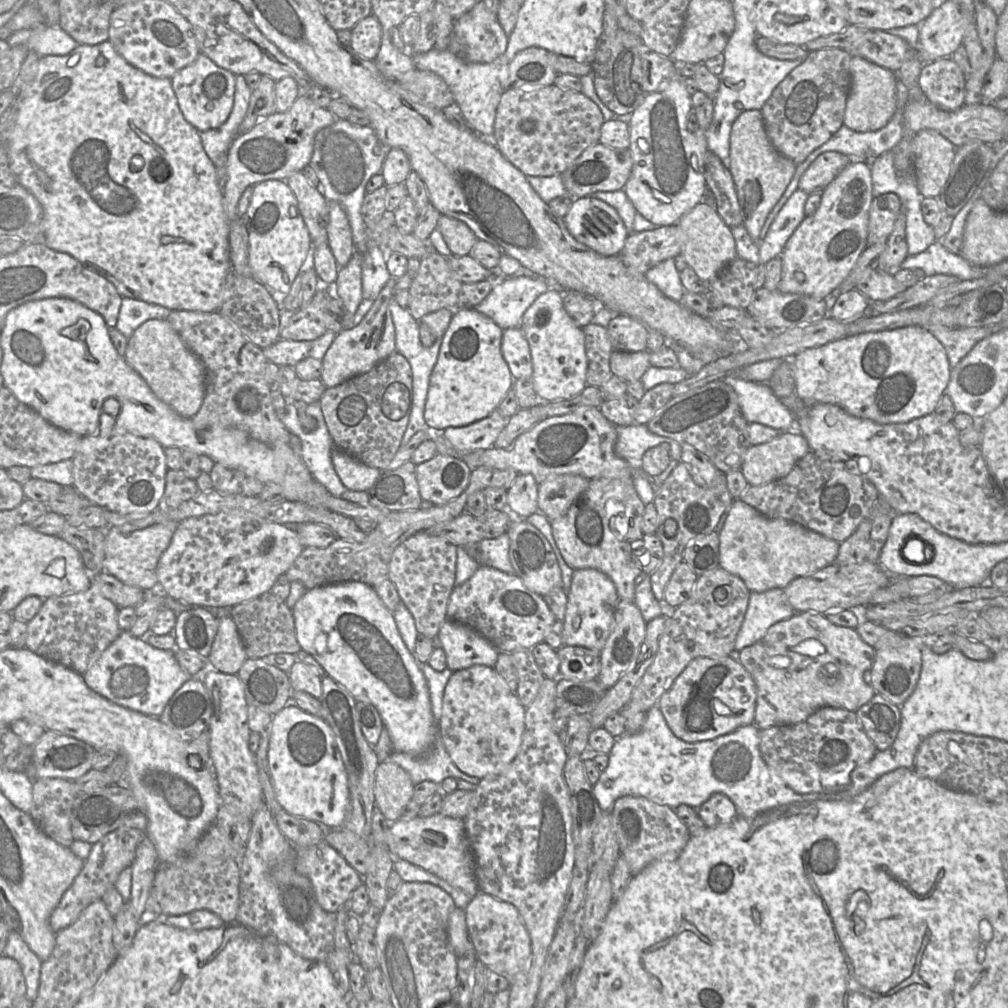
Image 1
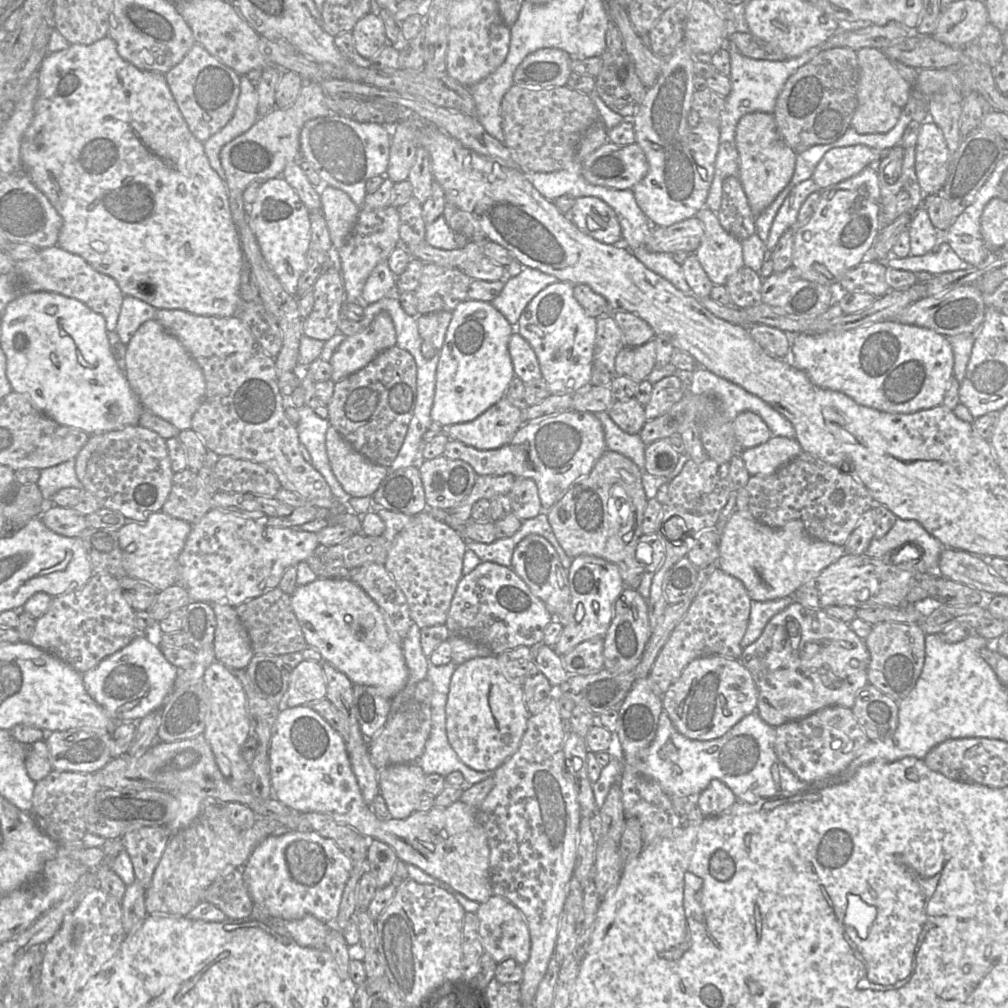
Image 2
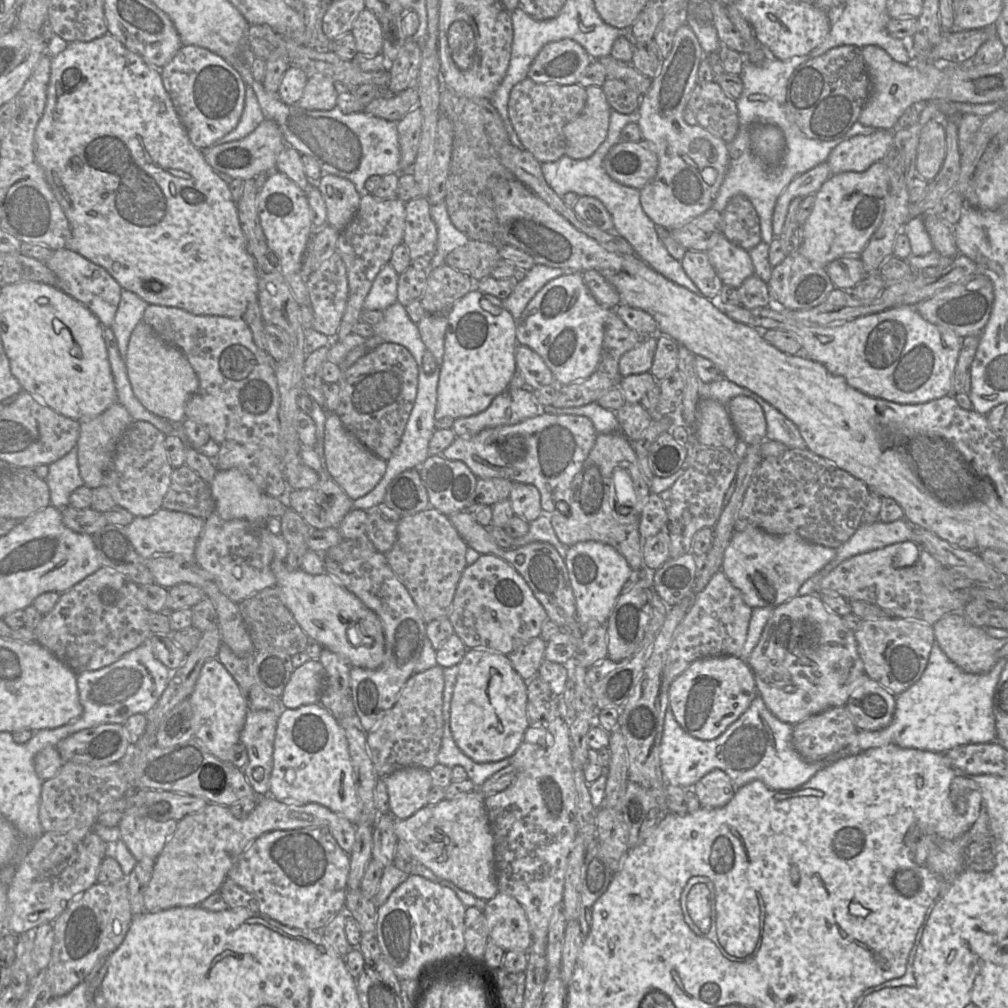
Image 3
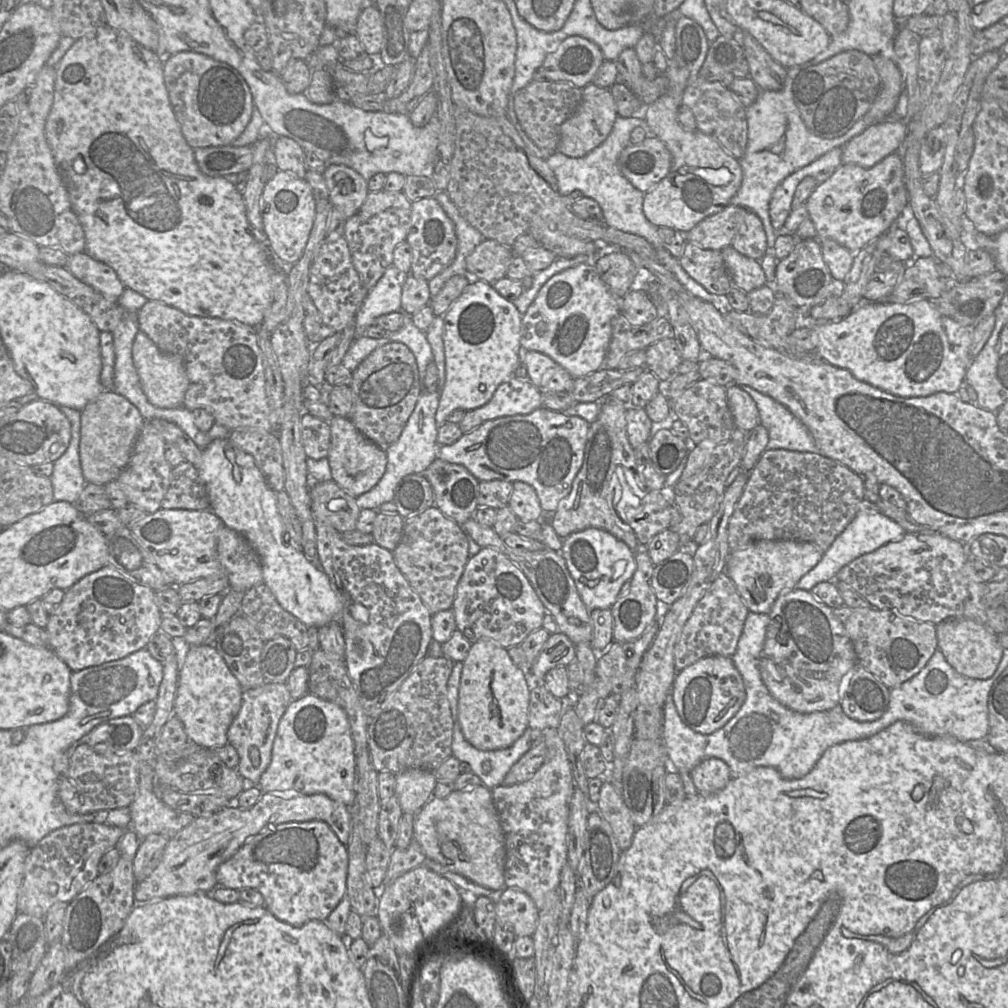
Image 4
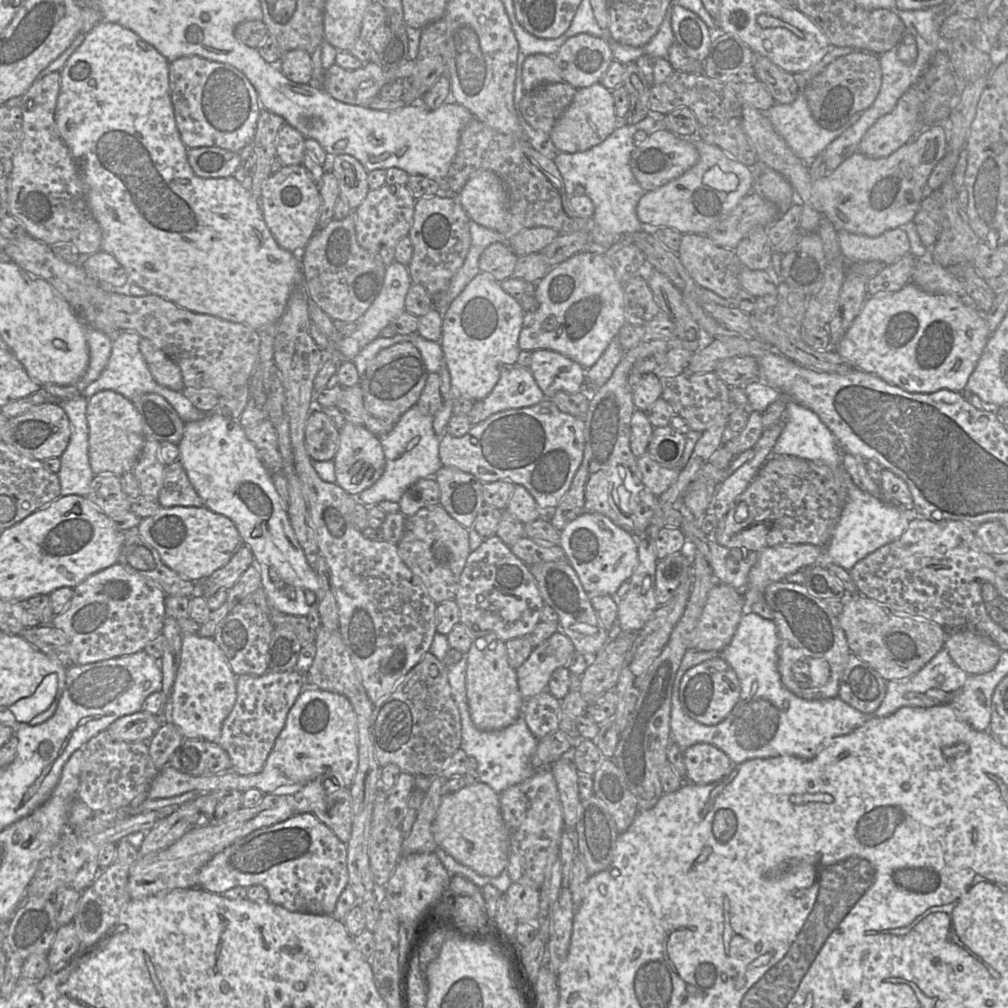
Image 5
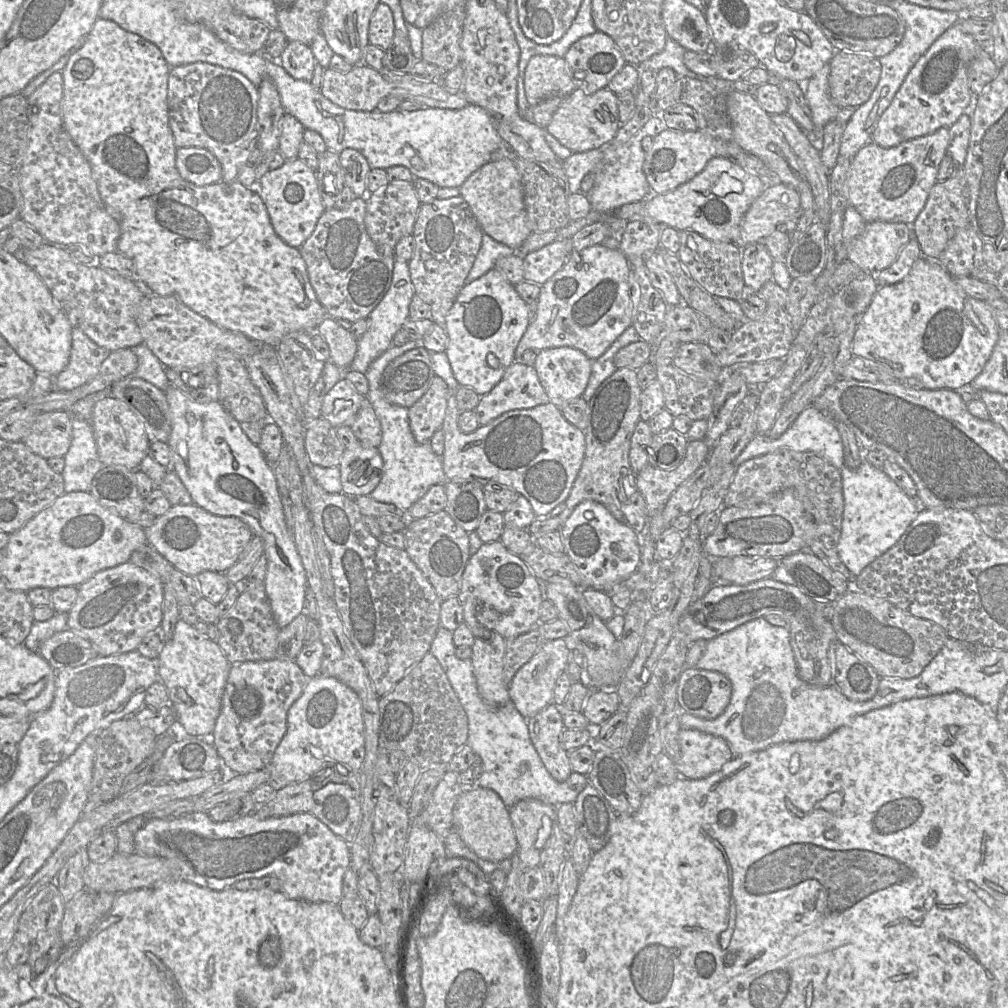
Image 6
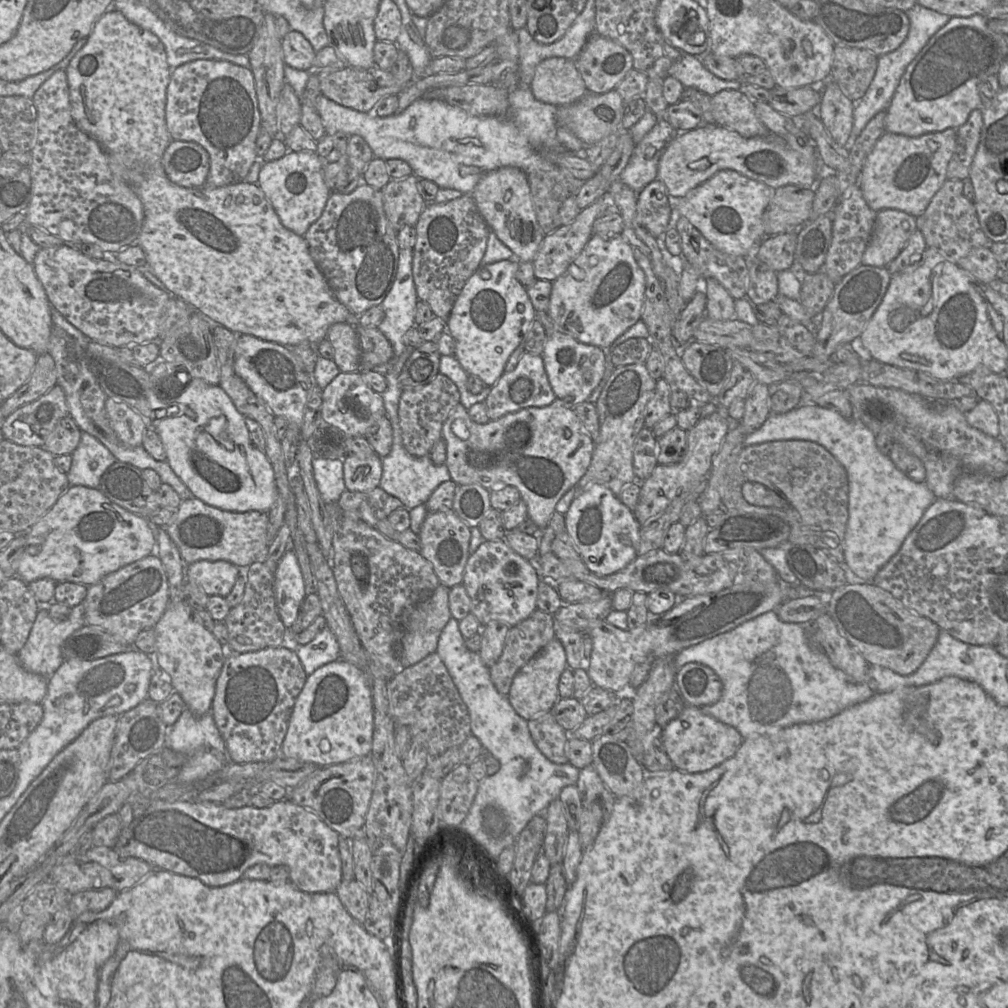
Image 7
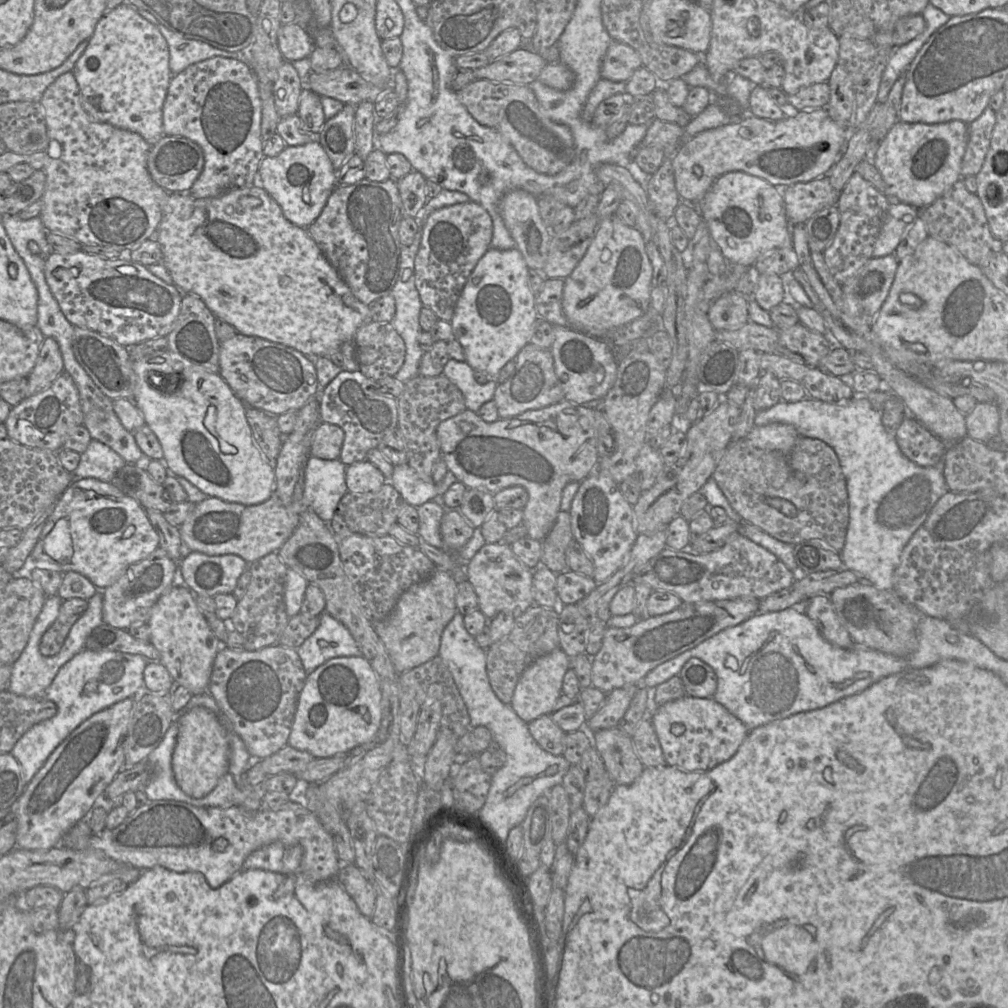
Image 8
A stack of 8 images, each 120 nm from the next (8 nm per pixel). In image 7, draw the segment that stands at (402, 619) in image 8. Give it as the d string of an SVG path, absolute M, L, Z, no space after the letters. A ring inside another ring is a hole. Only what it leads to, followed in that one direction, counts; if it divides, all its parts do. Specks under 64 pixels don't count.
M440 584L424 601L416 604L409 612L400 640L400 660L402 667L412 666L431 653L435 653L440 634L450 620L450 588Z

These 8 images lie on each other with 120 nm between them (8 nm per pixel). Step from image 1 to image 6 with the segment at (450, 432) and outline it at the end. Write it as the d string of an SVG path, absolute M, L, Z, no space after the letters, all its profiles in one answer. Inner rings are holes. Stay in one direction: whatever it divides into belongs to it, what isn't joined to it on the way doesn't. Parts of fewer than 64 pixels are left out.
M515 360L506 369L500 382L481 396L474 410L480 425L485 425L505 412L529 409L548 402L549 397L534 366Z

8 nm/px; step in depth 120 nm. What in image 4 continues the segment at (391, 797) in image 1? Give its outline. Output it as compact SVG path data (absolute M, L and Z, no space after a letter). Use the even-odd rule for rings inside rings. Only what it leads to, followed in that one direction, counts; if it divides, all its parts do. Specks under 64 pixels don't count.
M411 768L396 774L395 795L403 813L416 814L433 797L436 783L434 771Z

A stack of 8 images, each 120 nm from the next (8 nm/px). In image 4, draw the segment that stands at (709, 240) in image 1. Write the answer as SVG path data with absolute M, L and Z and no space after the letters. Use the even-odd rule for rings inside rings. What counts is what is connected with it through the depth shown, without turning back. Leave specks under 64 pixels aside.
M732 246L724 248L721 253L735 287L744 293L749 293L767 284L759 261L740 254Z

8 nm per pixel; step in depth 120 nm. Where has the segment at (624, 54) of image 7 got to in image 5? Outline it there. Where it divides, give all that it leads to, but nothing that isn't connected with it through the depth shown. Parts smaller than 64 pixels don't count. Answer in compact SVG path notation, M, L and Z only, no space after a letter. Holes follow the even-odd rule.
M586 33L569 38L553 58L563 81L576 89L599 83L614 60L605 39Z

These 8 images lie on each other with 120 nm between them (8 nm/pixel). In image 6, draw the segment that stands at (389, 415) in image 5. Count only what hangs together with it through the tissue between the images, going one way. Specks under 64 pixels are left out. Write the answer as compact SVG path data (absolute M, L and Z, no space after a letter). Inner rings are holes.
M419 345L387 365L381 392L389 403L409 408L425 394L435 375L431 352Z

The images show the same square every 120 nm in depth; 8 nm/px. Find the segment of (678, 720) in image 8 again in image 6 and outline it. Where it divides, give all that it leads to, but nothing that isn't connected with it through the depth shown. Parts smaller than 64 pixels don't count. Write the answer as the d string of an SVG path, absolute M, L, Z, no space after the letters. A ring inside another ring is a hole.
M681 728L678 740L679 759L675 765L685 779L705 779L736 759L728 742L720 736Z

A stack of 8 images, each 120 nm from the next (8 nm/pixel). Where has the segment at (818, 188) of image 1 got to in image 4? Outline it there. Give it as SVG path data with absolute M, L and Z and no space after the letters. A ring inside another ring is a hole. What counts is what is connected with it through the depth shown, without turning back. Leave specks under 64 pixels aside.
M887 118L869 125L842 147L842 165L873 167L897 151L905 140L907 132L908 125L905 120Z

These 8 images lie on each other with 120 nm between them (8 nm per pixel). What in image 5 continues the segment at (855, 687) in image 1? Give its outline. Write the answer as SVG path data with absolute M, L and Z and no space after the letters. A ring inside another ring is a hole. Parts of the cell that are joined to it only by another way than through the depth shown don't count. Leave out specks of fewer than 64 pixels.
M787 581L771 583L764 596L778 630L778 671L782 684L806 700L837 697L839 680L851 651L839 619L827 608L826 601L810 594L804 585Z

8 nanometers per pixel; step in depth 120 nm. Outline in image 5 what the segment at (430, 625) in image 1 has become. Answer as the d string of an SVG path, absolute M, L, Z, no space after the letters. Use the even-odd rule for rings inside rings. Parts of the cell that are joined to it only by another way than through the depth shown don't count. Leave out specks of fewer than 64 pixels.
M439 504L420 509L407 517L398 554L436 603L455 599L460 575L470 554L468 529L453 519Z

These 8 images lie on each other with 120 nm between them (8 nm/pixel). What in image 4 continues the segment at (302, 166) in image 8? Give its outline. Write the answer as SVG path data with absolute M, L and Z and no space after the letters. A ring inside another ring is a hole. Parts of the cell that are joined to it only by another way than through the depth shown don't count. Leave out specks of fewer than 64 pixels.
M278 171L266 183L261 198L261 216L268 243L278 258L287 265L295 264L303 254L316 215L316 201L305 179Z

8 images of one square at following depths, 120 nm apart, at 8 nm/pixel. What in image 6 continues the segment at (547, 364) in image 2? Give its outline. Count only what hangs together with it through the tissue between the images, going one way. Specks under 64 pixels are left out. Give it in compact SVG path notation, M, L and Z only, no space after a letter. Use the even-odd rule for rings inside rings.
M602 244L573 251L564 266L541 285L537 308L524 335L520 339L515 359L528 349L541 351L556 347L573 347L582 351L592 361L600 357L624 330L632 325L635 311L636 290L628 258L618 249Z

